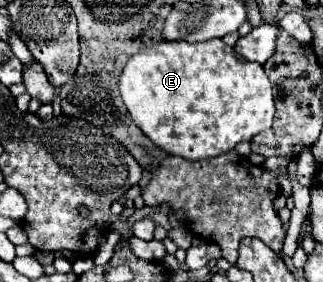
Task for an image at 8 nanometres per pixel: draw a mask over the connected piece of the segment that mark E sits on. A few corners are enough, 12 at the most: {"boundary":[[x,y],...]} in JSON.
{"boundary":[[222,39],[124,65],[130,117],[202,161],[270,129],[262,65]]}

